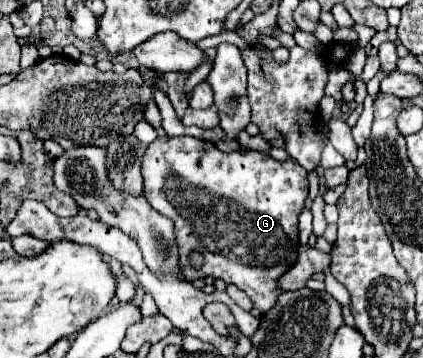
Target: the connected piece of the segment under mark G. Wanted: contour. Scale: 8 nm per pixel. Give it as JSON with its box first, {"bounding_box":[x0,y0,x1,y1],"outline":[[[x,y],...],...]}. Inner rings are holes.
{"bounding_box":[143,137,309,313],"outline":[[[157,137],[143,155],[143,179],[145,179],[145,197],[151,207],[161,215],[167,215],[175,221],[177,243],[181,247],[181,265],[189,273],[189,281],[203,279],[213,275],[215,279],[223,279],[225,283],[235,283],[243,289],[255,303],[261,313],[267,313],[281,289],[277,287],[277,279],[297,261],[299,255],[299,213],[305,207],[305,199],[309,193],[307,171],[287,159],[275,161],[259,151],[231,151],[223,153],[213,143],[195,139],[195,137]],[[197,251],[203,255],[203,267],[195,269],[189,263],[189,255]]]}

